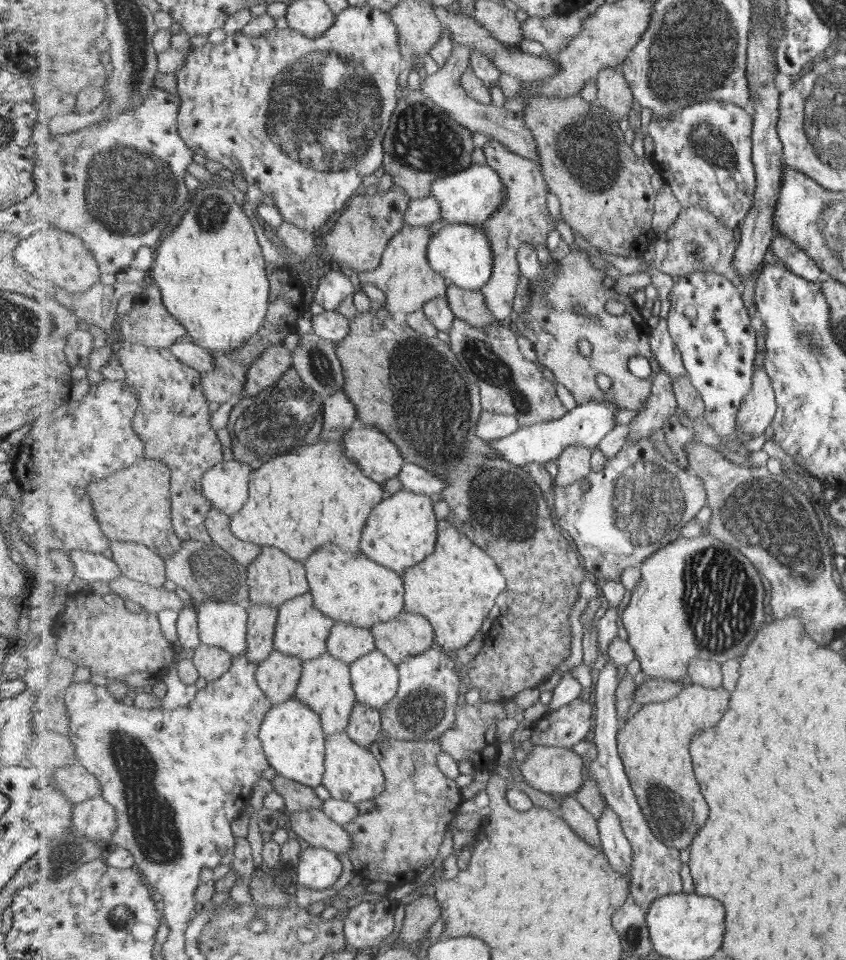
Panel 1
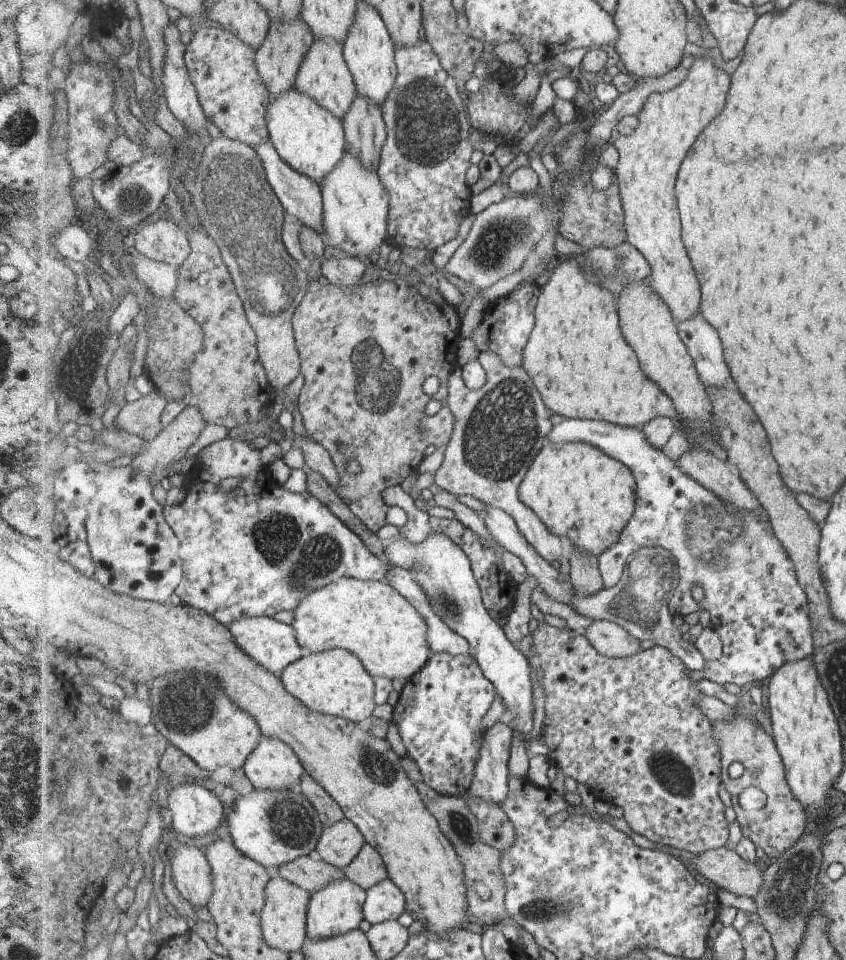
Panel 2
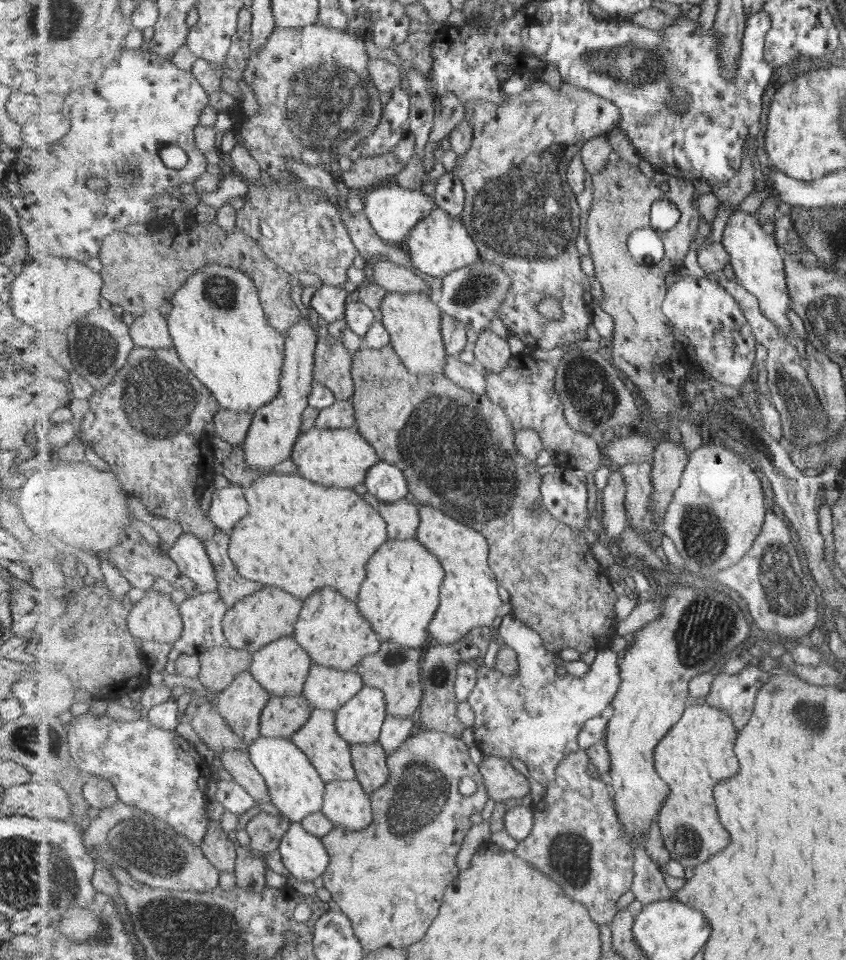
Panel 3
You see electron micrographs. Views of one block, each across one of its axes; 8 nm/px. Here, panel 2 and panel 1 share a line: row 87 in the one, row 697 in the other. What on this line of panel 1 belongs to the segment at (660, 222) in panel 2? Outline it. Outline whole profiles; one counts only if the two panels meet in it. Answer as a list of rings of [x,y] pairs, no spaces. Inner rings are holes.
[[[693,684],[683,686],[683,690],[669,700],[643,705],[619,730],[618,752],[622,757],[625,772],[629,775],[637,800],[655,836],[673,849],[685,850],[687,846],[691,846],[697,832],[705,826],[709,818],[709,804],[703,798],[701,786],[695,780],[695,772],[693,772],[691,740],[697,732],[705,728],[713,728],[721,722],[723,714],[729,708],[730,698],[731,693],[722,687],[712,690]]]

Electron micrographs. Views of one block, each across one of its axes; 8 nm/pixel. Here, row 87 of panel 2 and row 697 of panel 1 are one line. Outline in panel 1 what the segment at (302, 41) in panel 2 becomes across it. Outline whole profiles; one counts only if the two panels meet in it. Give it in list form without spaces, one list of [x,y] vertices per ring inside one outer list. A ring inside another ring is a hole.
[[[278,652],[258,665],[258,684],[274,706],[296,697],[302,682],[303,661],[293,655]]]

